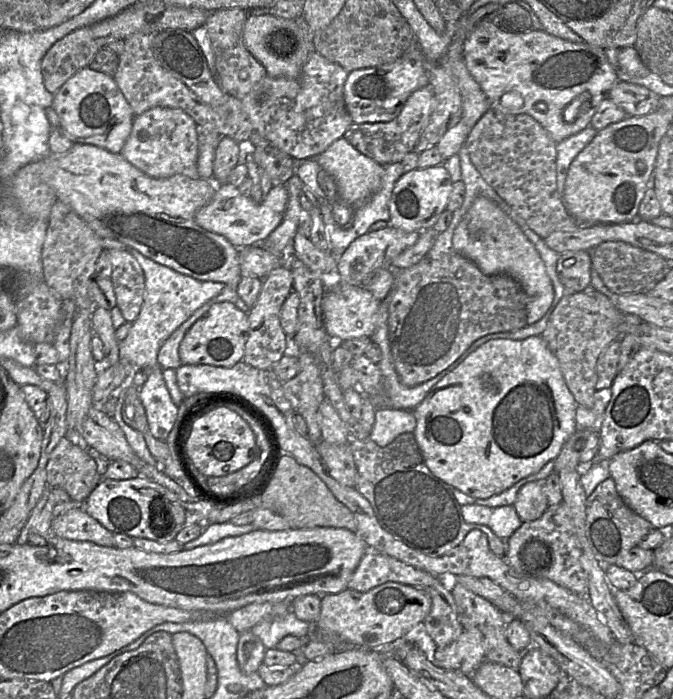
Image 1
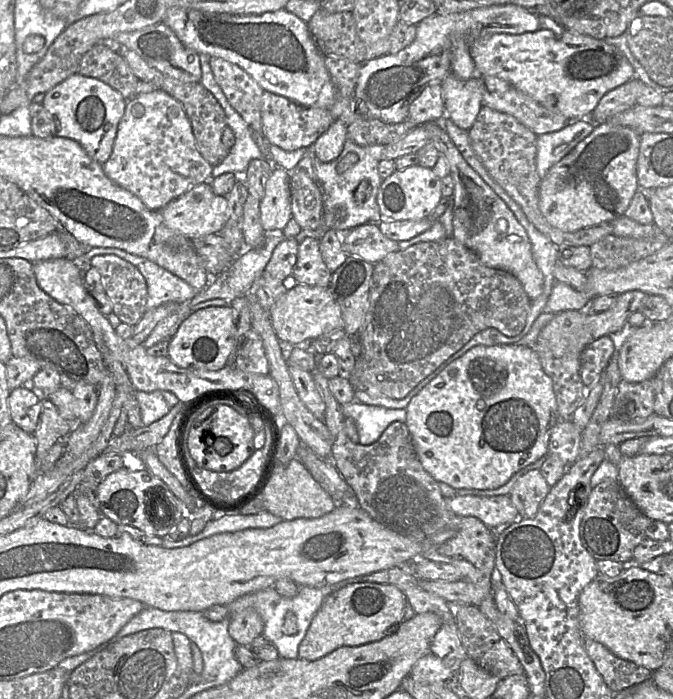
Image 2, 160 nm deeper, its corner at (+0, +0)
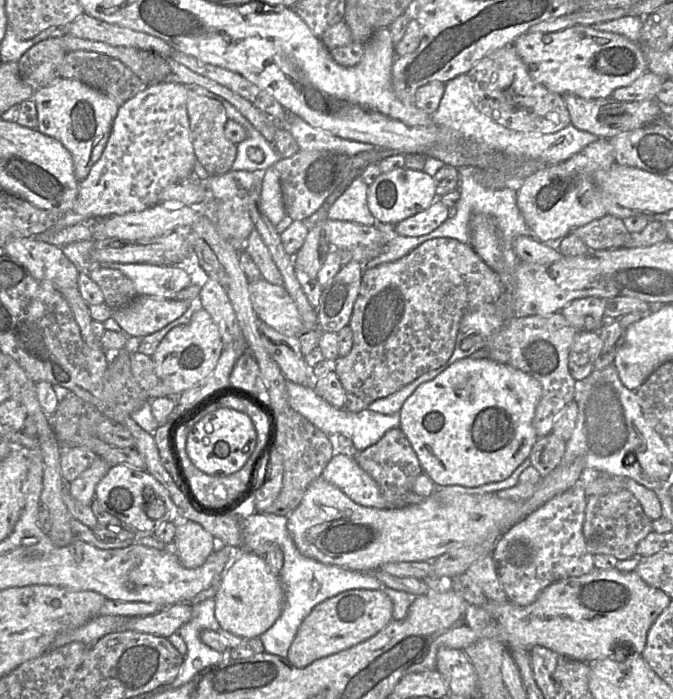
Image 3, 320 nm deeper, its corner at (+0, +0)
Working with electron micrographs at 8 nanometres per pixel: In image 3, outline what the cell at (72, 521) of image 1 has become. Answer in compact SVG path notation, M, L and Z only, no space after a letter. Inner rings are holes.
M98 456L85 471L70 482L72 496L84 505L91 505L96 495L96 487L110 467L104 458Z

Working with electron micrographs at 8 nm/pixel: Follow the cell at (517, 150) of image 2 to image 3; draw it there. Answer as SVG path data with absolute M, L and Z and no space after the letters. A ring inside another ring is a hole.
M605 215L572 231L590 250L624 248L631 233L624 221L613 215Z

